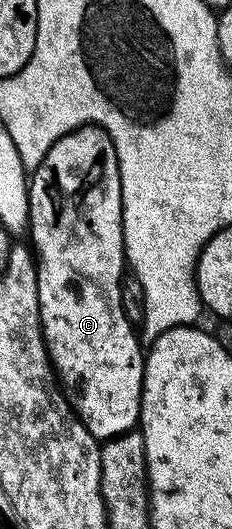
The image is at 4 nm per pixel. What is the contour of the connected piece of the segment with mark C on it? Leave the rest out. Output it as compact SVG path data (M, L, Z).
M89 125L87 127L79 127L70 133L66 133L58 141L54 141L54 145L50 145L50 153L46 153L46 157L42 157L42 165L38 165L38 169L31 172L30 182L28 185L28 221L30 224L30 236L32 235L31 246L34 248L34 258L36 260L36 272L38 273L38 305L40 306L40 327L44 331L44 342L48 344L48 357L52 360L53 368L58 376L58 382L68 397L68 402L72 404L73 411L76 416L84 422L86 429L98 441L107 441L110 439L117 439L120 435L127 435L129 431L133 430L140 421L140 402L142 401L142 381L144 380L144 357L146 354L145 348L140 348L142 344L141 336L132 328L132 323L128 320L128 315L124 312L124 271L126 275L126 260L124 257L124 226L122 225L122 181L120 180L118 169L118 157L114 149L114 141L110 141L110 137L101 127Z

